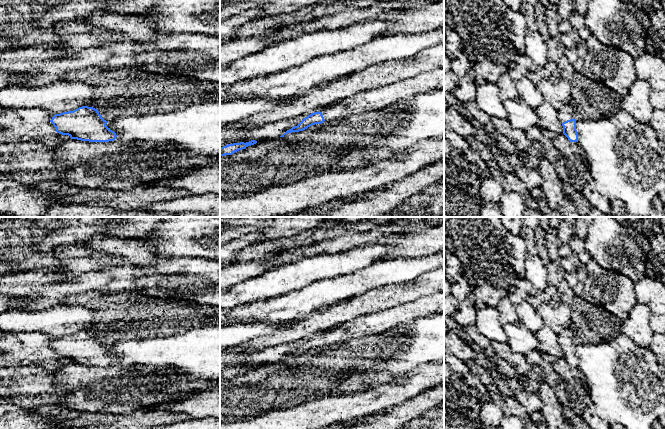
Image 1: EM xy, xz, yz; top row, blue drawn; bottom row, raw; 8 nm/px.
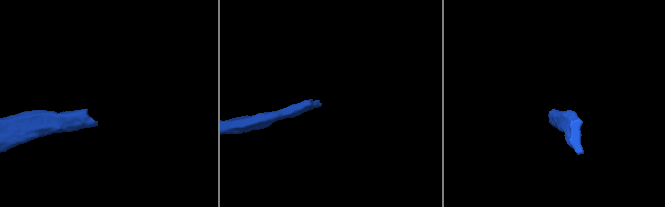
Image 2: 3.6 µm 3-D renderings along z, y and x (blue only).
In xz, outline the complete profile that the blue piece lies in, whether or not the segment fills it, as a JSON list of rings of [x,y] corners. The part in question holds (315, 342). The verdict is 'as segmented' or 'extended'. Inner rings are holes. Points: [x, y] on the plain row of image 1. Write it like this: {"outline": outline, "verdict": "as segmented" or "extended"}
{"outline": [[[444,291],[433,293],[428,296],[424,296],[415,300],[413,302],[409,302],[407,304],[402,304],[400,306],[394,306],[392,308],[388,308],[386,310],[382,310],[379,312],[374,312],[362,316],[358,316],[341,326],[323,334],[322,336],[314,336],[307,341],[305,341],[297,350],[292,351],[287,354],[280,361],[284,361],[287,357],[299,356],[307,353],[308,351],[321,348],[324,345],[331,345],[334,343],[343,343],[355,338],[366,338],[372,335],[384,335],[389,330],[399,327],[403,324],[408,324],[415,320],[416,318],[422,318],[427,315],[436,315],[444,312]]], "verdict": "extended"}

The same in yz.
{"outline": [[[569,328],[562,330],[562,332],[558,334],[558,342],[563,350],[563,358],[568,364],[570,366],[578,366],[576,343]]], "verdict": "extended"}

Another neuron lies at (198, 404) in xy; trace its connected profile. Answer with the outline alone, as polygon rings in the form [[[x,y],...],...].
[[[220,384],[189,392],[178,399],[159,403],[154,409],[183,414],[188,419],[213,417],[220,420]]]

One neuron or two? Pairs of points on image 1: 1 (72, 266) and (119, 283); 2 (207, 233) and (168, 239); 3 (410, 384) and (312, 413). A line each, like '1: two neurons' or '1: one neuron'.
1: two neurons
2: one neuron
3: one neuron

